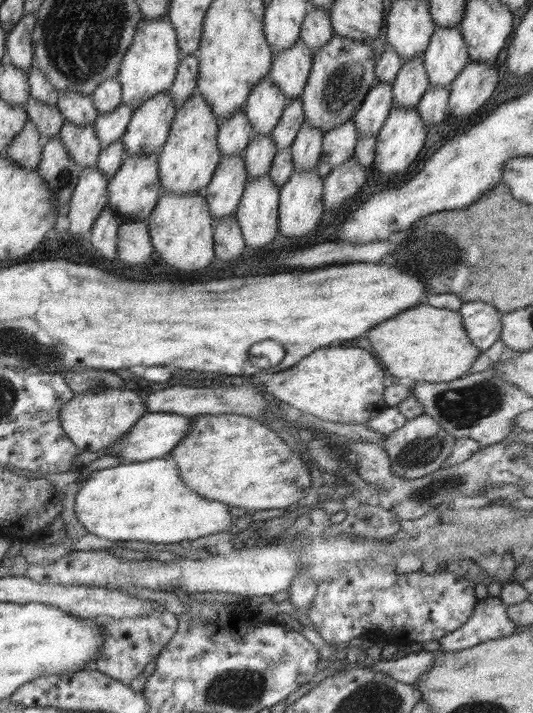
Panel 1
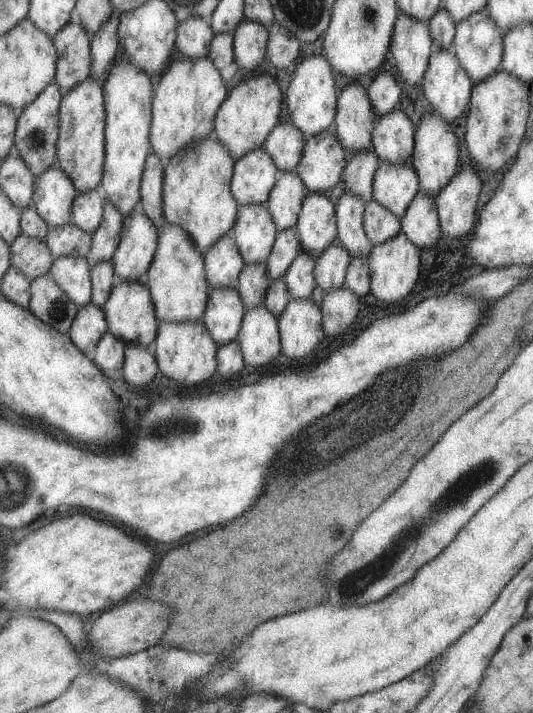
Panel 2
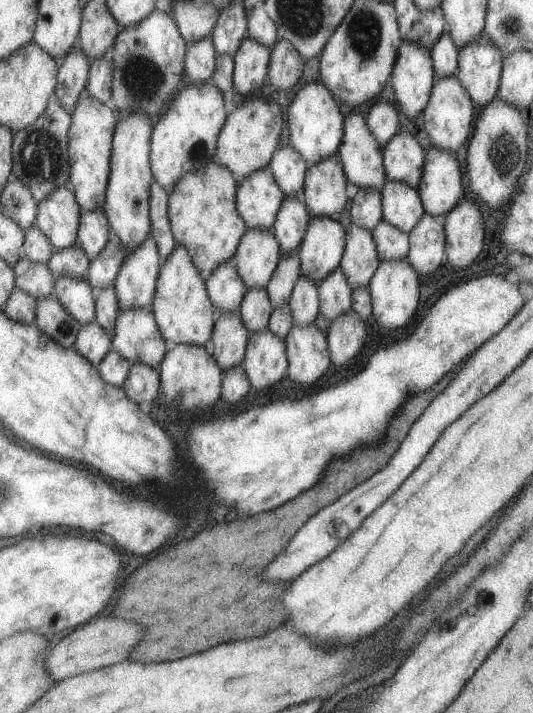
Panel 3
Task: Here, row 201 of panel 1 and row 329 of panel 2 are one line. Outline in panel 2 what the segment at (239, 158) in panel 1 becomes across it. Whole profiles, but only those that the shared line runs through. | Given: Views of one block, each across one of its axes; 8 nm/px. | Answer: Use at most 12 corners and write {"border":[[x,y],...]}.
{"border":[[210,286],[202,324],[216,345],[236,340],[236,288]]}

